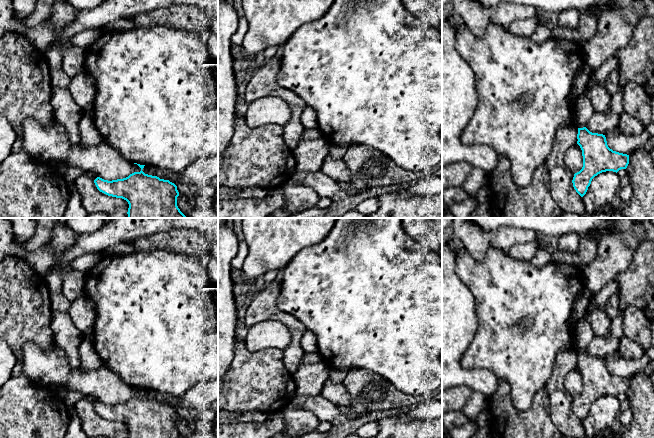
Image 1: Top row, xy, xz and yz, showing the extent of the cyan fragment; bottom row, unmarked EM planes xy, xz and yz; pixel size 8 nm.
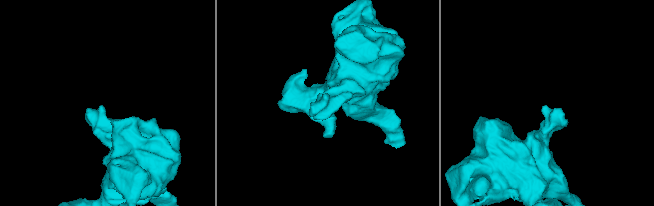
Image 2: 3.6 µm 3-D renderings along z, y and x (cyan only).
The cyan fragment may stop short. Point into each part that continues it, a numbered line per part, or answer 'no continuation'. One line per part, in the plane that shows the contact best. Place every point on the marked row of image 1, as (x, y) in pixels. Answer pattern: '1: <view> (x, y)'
no continuation

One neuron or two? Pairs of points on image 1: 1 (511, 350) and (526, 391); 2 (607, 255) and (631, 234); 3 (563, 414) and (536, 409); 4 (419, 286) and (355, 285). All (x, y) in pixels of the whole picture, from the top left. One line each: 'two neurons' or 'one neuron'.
1: one neuron
2: one neuron
3: two neurons
4: one neuron

